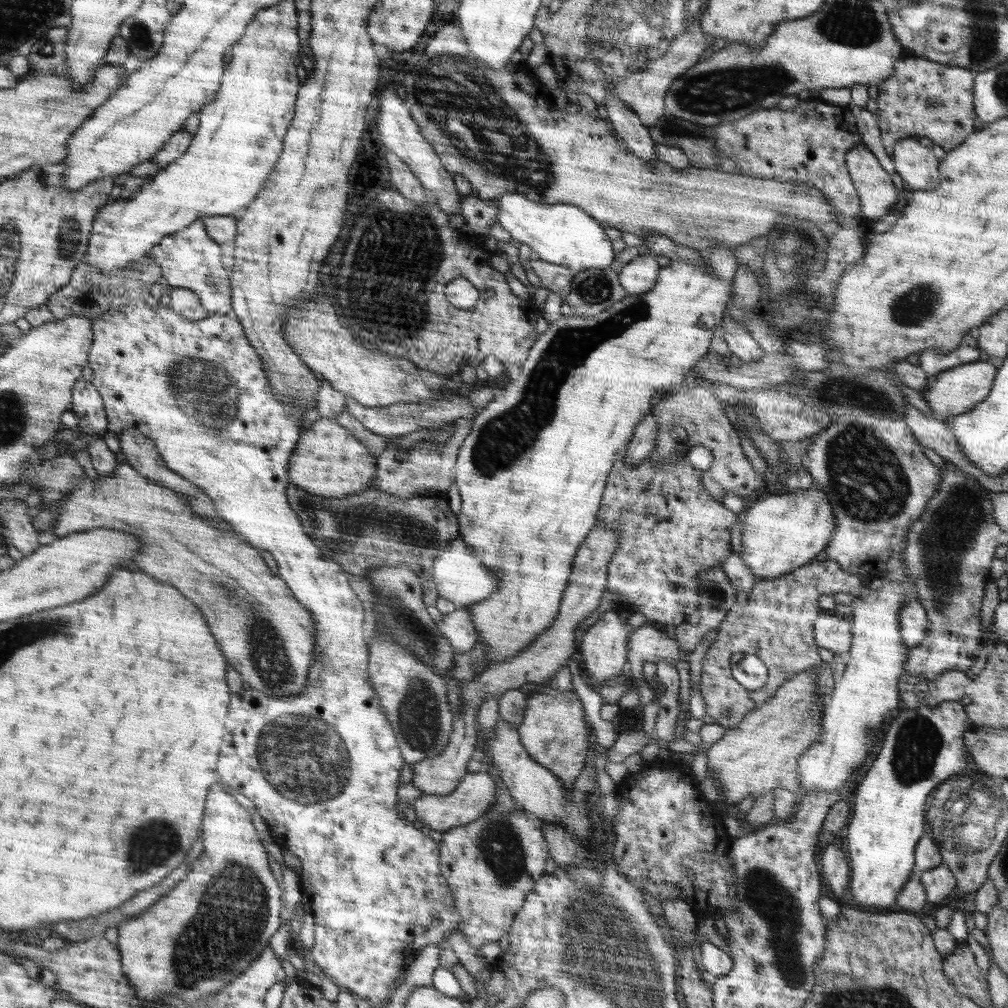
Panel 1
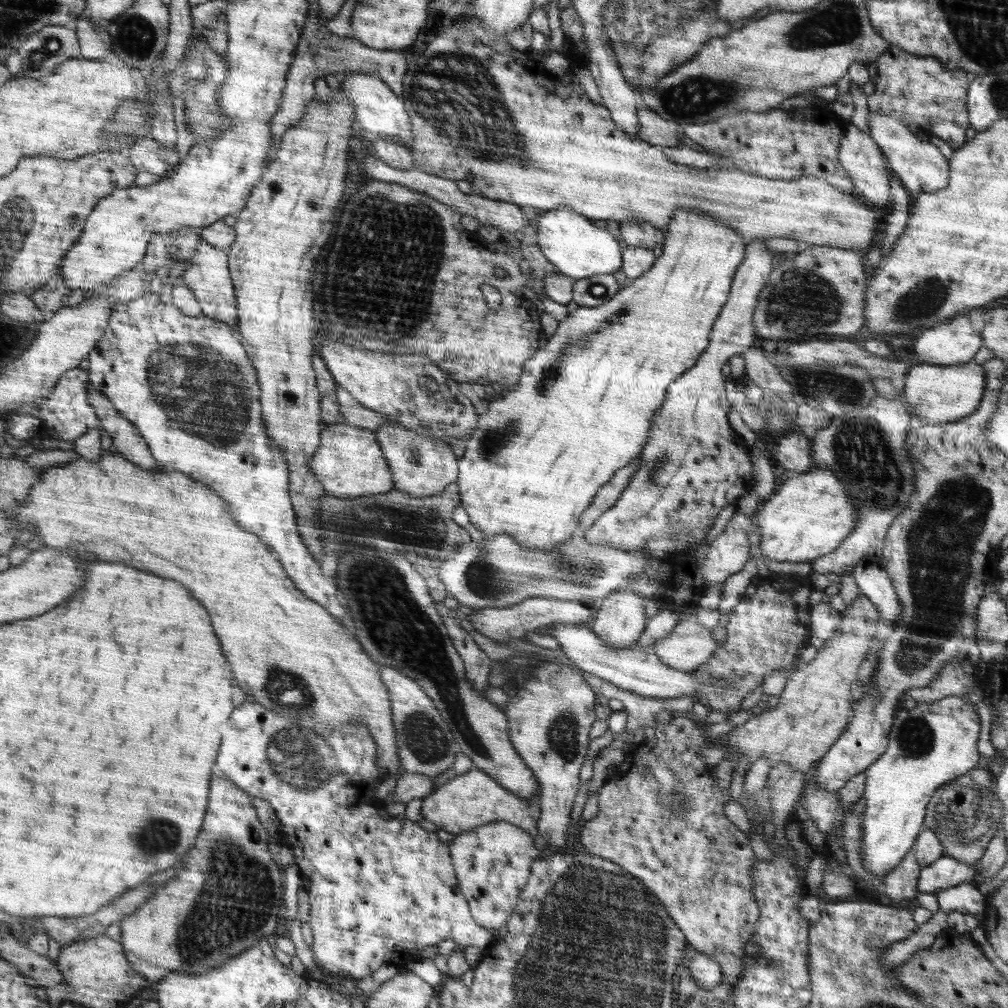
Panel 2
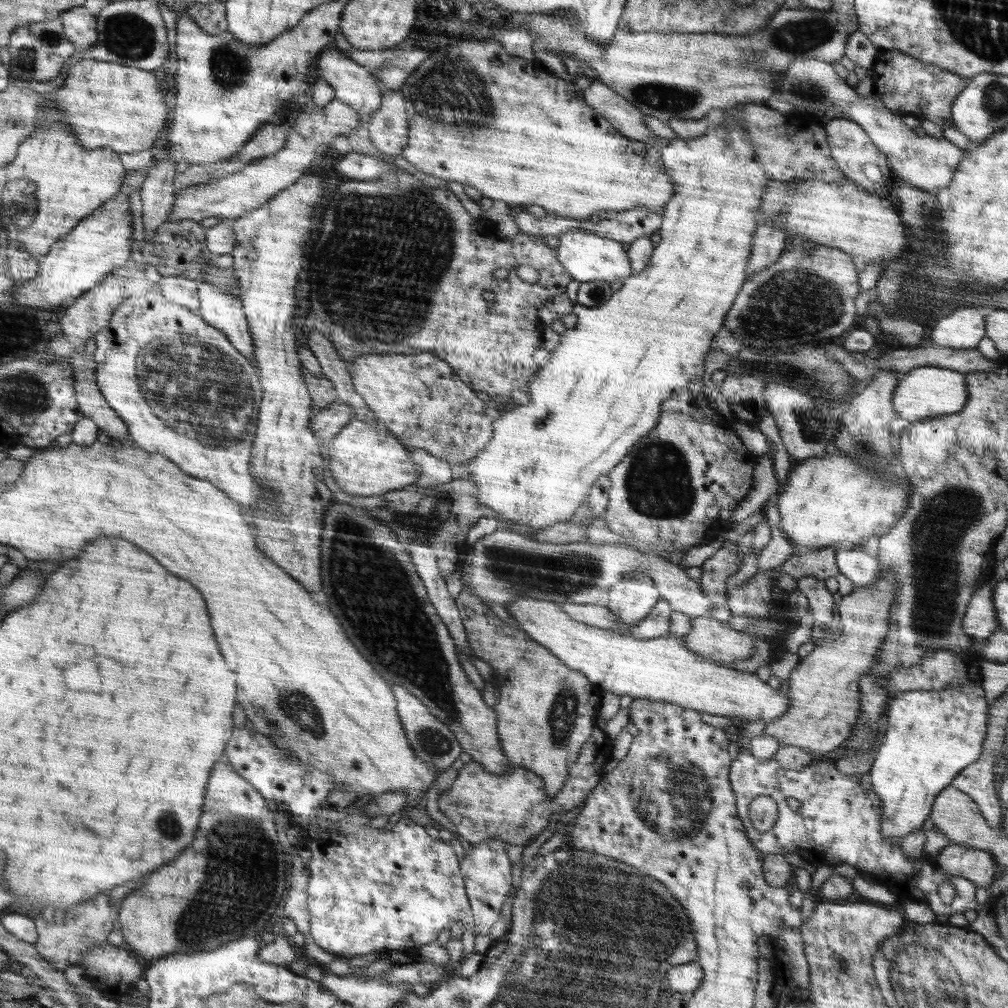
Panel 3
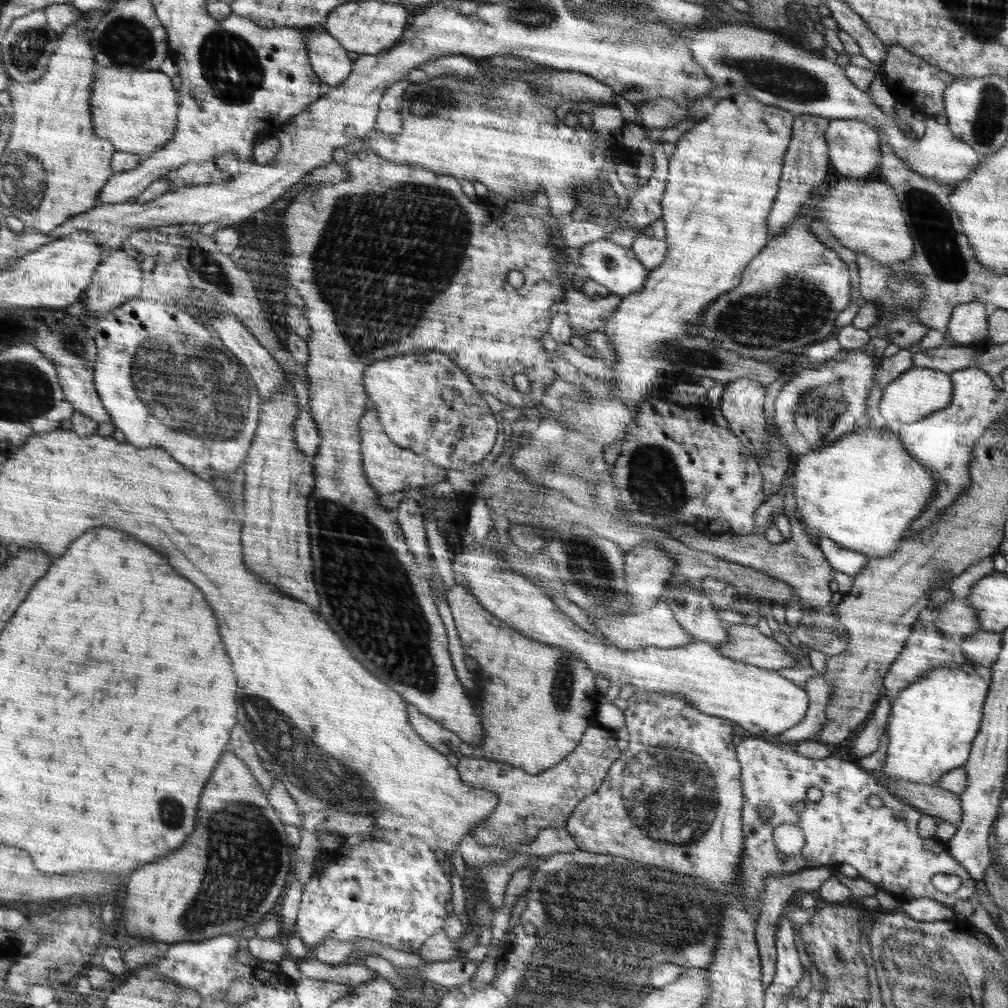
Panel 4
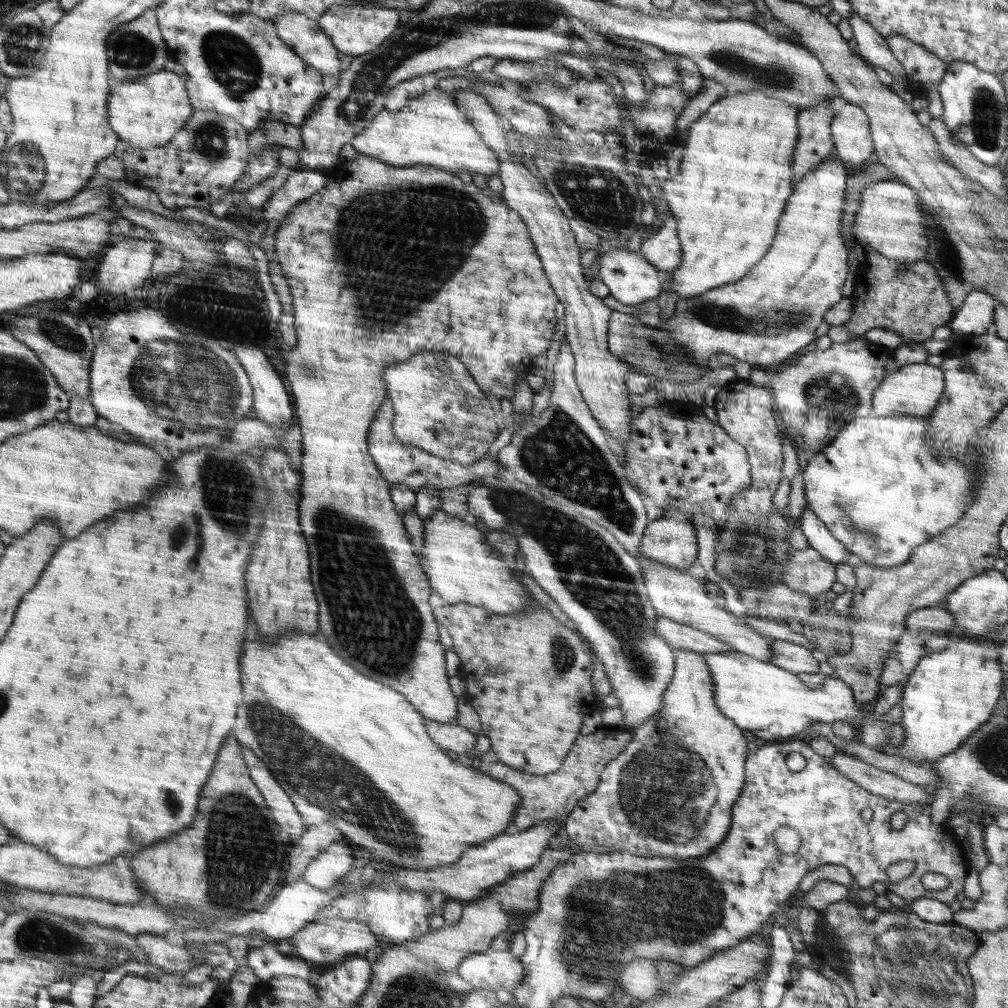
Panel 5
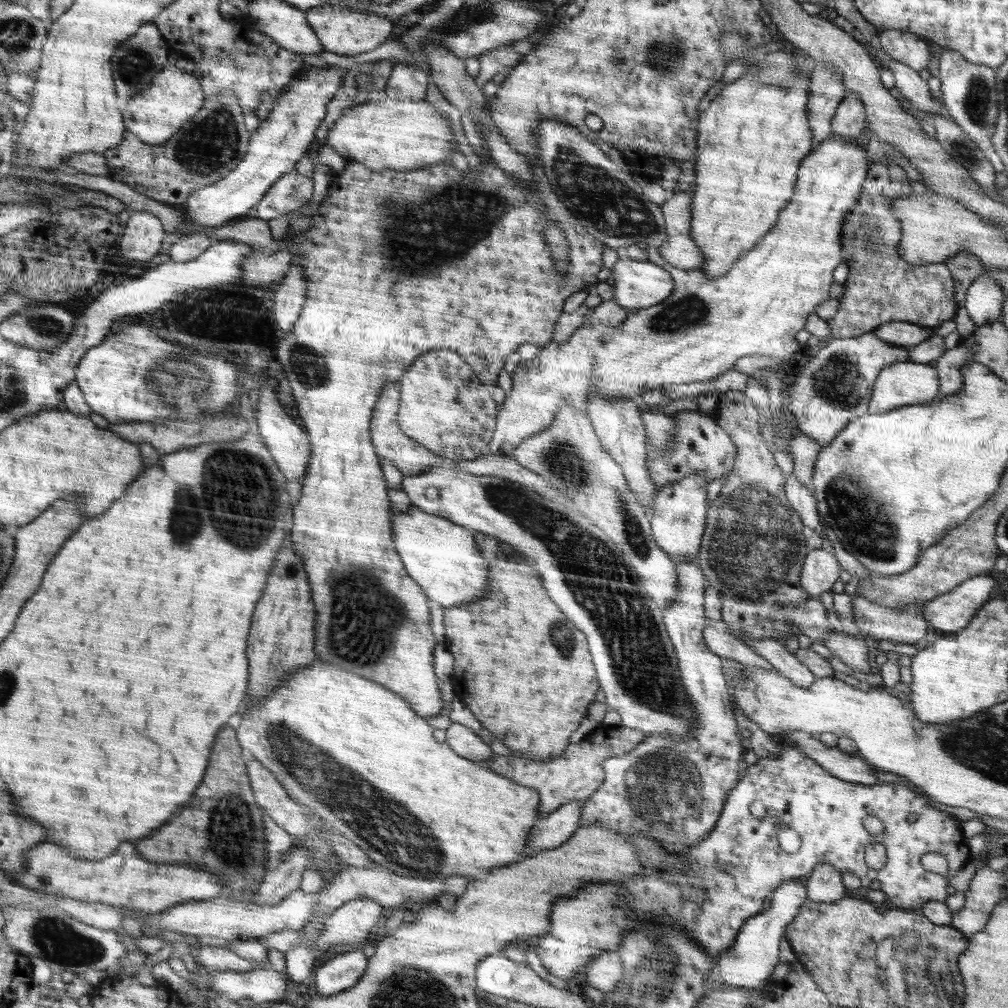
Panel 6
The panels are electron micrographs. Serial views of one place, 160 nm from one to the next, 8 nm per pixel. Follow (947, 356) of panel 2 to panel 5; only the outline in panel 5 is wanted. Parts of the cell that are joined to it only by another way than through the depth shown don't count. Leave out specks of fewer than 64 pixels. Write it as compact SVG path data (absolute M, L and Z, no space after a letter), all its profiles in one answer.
M972 291L966 295L962 306L954 312L948 326L972 334L976 339L993 325L995 298L984 291Z

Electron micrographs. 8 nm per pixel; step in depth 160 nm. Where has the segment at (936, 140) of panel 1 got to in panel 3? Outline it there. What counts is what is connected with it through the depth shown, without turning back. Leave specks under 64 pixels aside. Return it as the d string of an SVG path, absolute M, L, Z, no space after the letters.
M877 47L871 70L871 81L875 87L874 96L888 110L901 117L912 115L920 121L928 119L943 131L954 128L951 119L952 104L966 88L968 79L946 71L940 66L925 64L902 51L882 47Z

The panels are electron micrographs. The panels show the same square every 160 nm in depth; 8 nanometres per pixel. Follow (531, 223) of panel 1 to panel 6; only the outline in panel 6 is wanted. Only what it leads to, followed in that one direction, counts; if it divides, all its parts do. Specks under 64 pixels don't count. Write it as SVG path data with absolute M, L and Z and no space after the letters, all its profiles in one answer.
M622 253L611 271L615 280L613 287L615 292L614 300L621 307L630 308L634 311L645 307L654 307L655 304L662 303L663 300L671 296L673 288L675 288L673 278L668 276L667 266L661 263L653 263L649 260L632 260Z

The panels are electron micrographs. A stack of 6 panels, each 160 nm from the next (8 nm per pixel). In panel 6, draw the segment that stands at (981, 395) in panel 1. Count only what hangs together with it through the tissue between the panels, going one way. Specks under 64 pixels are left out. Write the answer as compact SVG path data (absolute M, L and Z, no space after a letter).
M910 360L885 366L877 376L869 399L867 412L880 414L906 405L930 404L940 397L939 376L929 363L915 363Z

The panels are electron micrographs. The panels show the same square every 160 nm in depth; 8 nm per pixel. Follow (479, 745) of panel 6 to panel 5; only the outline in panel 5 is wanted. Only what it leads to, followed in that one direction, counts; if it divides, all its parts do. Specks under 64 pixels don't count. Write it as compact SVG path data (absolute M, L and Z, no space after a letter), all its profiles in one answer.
M427 719L427 728L436 744L461 757L476 746L476 734L463 726Z

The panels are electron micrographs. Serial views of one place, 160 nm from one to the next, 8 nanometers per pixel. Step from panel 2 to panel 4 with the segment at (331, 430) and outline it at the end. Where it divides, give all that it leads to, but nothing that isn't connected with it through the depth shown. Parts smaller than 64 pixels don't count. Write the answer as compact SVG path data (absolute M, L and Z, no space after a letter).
M367 409L360 420L359 432L365 475L368 476L369 483L379 496L404 490L411 492L414 488L420 489L429 484L438 484L447 480L447 474L449 474L447 469L431 464L427 457L412 452L410 448L396 444L384 432L376 409Z

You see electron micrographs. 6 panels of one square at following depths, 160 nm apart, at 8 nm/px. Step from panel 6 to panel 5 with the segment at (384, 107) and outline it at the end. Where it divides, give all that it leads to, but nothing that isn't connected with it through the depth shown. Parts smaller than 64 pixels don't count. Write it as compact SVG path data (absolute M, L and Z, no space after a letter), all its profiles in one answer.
M437 88L424 92L424 95L408 101L398 112L380 111L373 124L360 133L351 144L359 154L372 156L396 167L429 165L444 168L448 172L469 174L498 174L498 158L488 148L480 133L464 118L454 101L454 94Z

